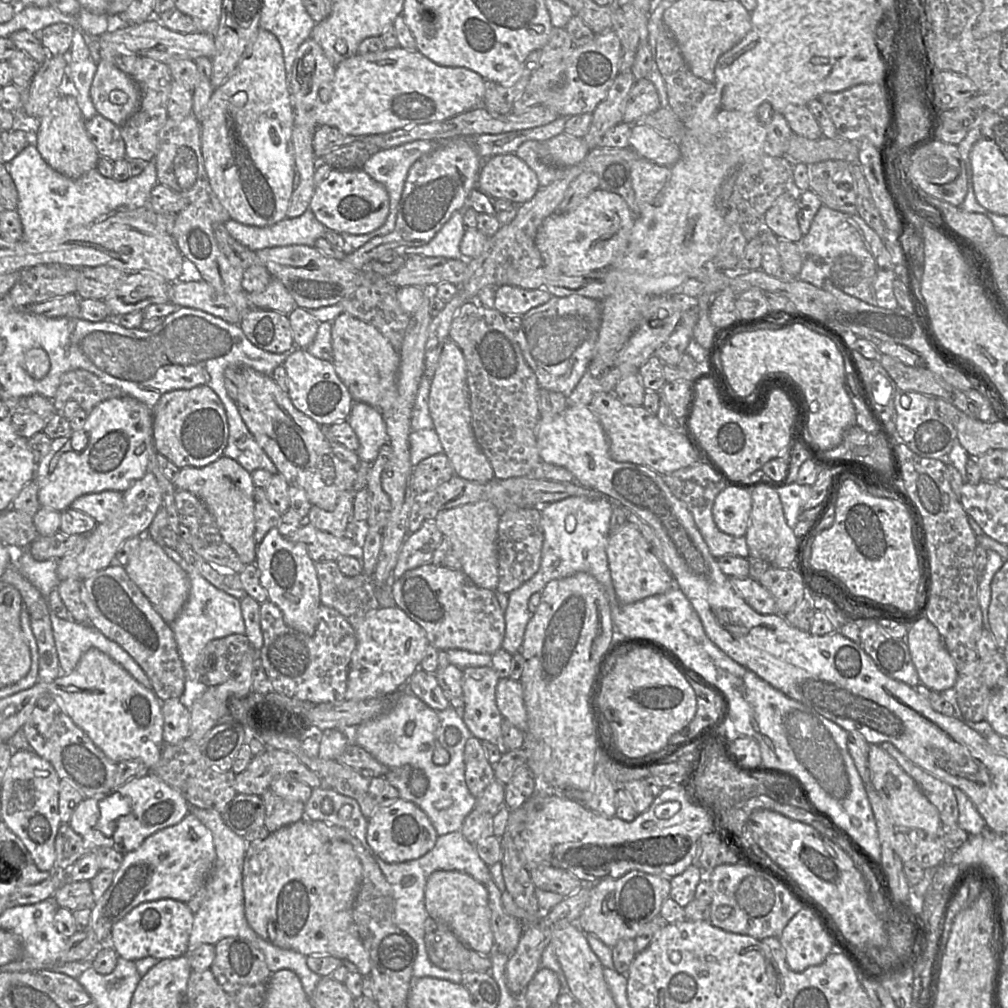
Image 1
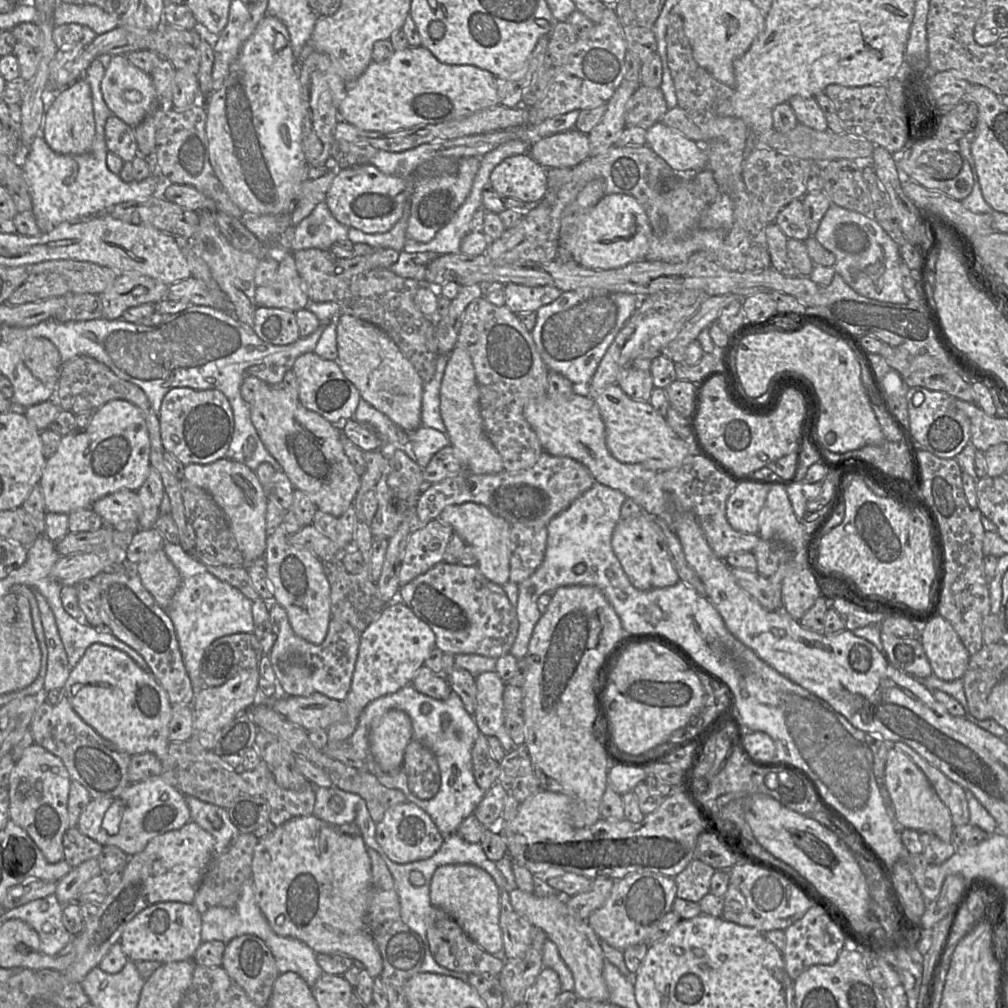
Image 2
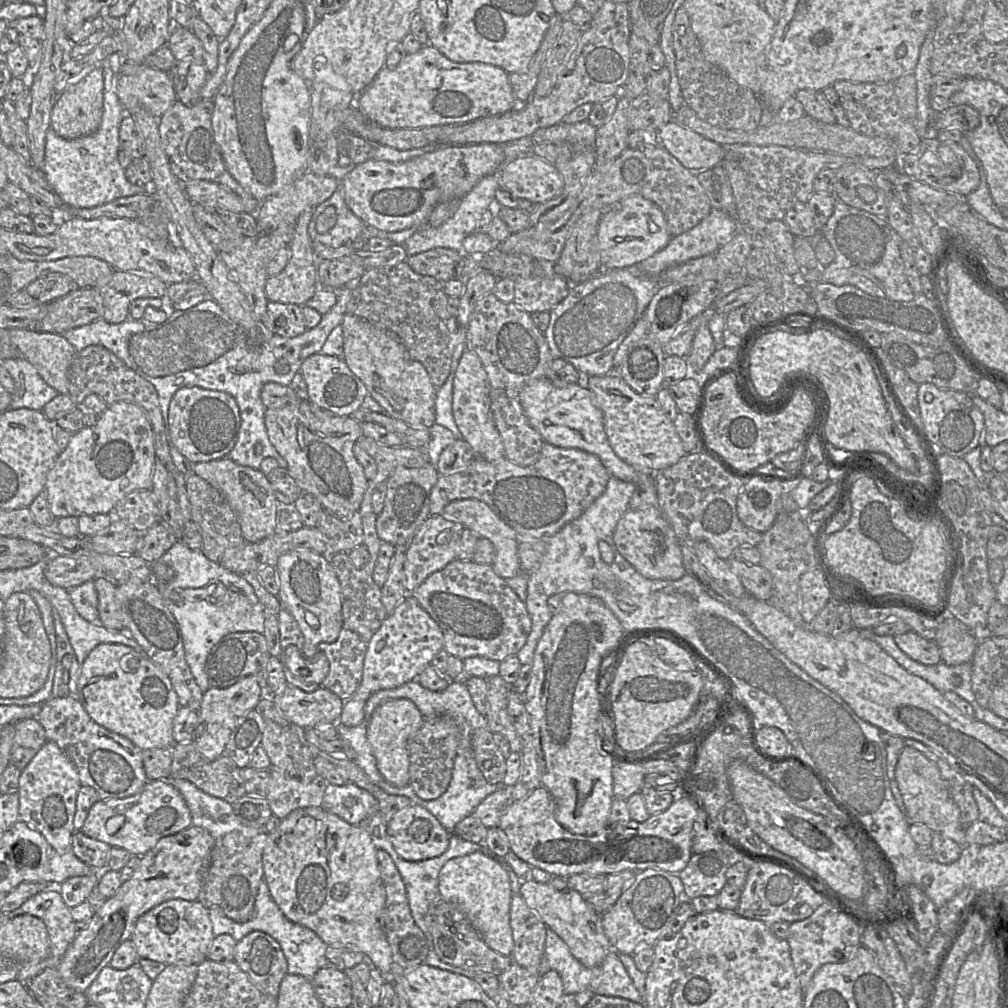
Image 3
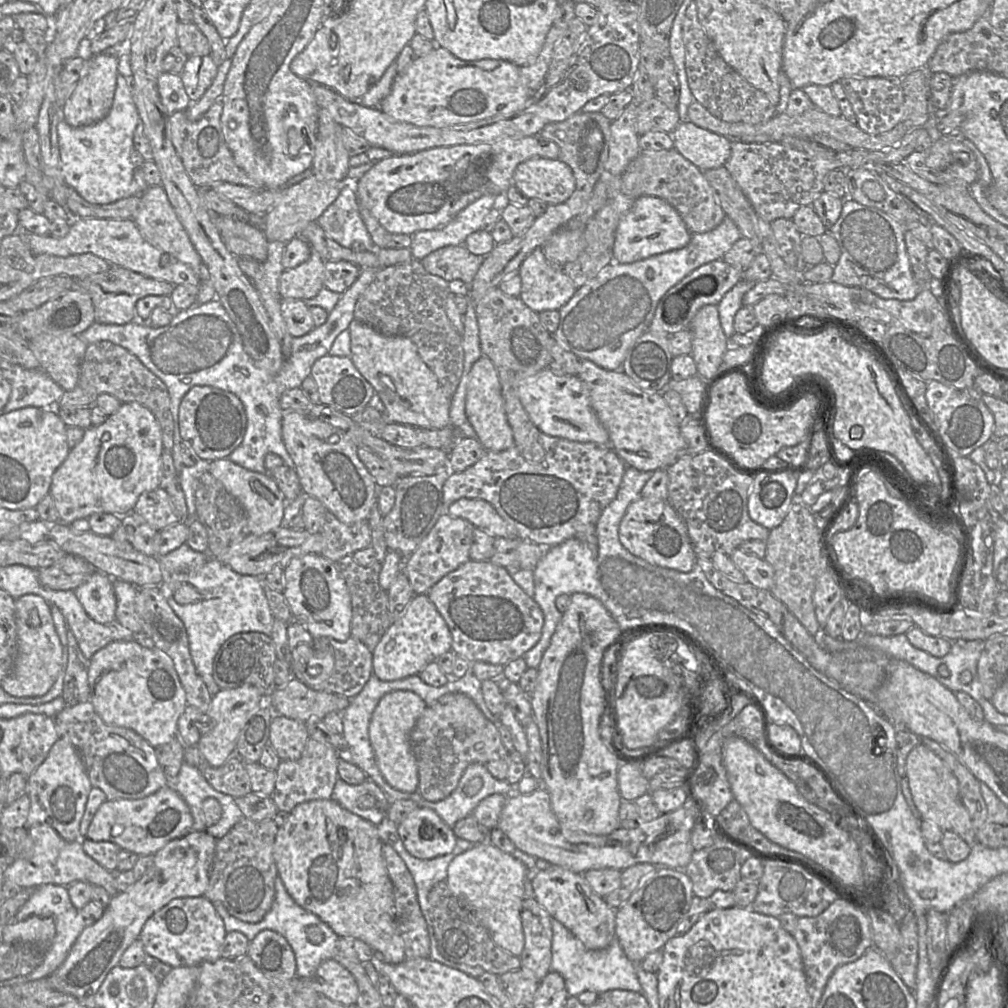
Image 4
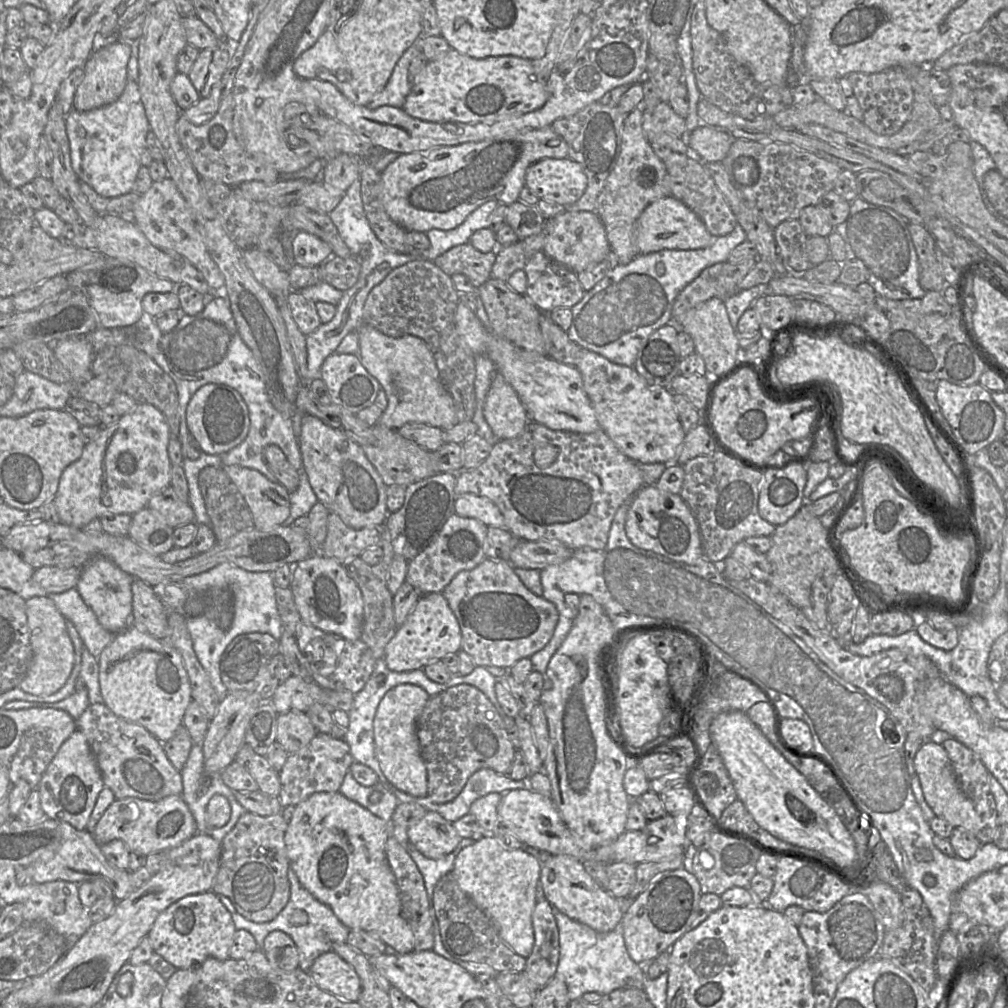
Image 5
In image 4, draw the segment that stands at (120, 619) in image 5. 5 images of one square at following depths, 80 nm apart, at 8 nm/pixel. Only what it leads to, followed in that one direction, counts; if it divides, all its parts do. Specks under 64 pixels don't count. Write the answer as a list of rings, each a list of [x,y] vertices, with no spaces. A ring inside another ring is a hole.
[[[95,571],[74,590],[87,614],[98,623],[111,624],[115,622],[117,598],[113,580],[110,576]]]

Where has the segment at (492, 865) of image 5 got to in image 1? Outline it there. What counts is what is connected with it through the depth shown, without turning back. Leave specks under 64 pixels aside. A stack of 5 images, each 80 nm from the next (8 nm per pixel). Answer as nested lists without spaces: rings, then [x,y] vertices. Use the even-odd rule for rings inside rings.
[[[437,870],[427,880],[425,907],[429,917],[449,926],[464,945],[483,956],[490,956],[495,951],[488,900],[486,887],[463,872]]]

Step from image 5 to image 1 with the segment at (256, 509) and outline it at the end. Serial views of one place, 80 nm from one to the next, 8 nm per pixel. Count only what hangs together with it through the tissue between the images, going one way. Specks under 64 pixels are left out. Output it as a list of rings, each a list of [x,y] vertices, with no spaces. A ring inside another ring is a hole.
[[[221,456],[216,461],[204,467],[185,467],[180,470],[173,481],[176,490],[186,490],[199,497],[213,516],[223,540],[237,553],[243,564],[254,563],[256,559],[257,543],[254,539],[254,490],[251,473],[245,470],[235,460]]]

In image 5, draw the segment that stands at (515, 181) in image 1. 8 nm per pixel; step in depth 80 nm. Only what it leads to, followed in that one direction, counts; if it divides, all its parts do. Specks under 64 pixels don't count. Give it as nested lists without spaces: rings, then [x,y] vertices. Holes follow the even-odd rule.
[[[545,158],[528,167],[525,187],[541,200],[569,206],[583,195],[587,177],[581,165],[569,158]]]

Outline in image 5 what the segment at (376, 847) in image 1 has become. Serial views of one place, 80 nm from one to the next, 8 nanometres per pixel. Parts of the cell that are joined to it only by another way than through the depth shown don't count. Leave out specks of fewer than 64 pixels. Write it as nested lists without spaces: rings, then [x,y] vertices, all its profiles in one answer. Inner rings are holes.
[[[427,811],[407,829],[410,843],[428,858],[442,858],[452,853],[462,837],[448,821],[435,811]]]

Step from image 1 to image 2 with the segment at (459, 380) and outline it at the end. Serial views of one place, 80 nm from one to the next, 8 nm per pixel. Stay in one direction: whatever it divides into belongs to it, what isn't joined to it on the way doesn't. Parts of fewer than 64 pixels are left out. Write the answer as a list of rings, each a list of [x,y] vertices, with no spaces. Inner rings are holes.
[[[458,343],[448,354],[440,387],[440,414],[450,444],[463,468],[474,474],[497,474],[503,471],[502,458],[484,432],[479,409],[479,387],[469,353]]]

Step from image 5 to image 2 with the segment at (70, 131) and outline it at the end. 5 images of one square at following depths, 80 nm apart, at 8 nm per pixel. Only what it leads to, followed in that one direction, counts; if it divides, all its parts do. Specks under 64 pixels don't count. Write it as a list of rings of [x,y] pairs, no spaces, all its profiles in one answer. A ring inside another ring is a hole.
[[[95,59],[87,68],[83,78],[91,87],[95,135],[89,152],[80,155],[59,154],[46,143],[43,136],[37,136],[27,151],[21,166],[32,201],[32,213],[41,233],[48,233],[62,222],[89,221],[102,216],[112,206],[127,201],[142,201],[160,193],[165,180],[149,175],[142,181],[124,182],[118,174],[111,172],[106,164],[108,149],[105,142],[105,122],[112,115],[103,100],[100,83],[105,67]]]

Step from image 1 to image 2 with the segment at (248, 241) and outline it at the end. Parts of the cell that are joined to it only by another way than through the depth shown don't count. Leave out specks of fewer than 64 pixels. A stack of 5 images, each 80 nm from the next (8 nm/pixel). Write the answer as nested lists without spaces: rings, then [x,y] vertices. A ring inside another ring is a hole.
[[[325,201],[318,203],[311,214],[298,224],[290,225],[286,228],[289,223],[289,216],[290,213],[284,213],[283,215],[276,216],[257,216],[245,213],[241,216],[240,221],[263,245],[267,247],[267,249],[294,252],[302,249],[315,248],[328,251],[331,246],[337,244],[339,241],[348,239],[348,232],[350,228],[335,219],[329,211]]]

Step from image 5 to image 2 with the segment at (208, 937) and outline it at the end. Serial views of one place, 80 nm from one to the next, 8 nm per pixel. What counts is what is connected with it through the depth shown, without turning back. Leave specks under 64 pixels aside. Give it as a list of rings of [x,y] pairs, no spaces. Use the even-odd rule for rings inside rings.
[[[165,901],[148,906],[124,927],[119,940],[128,960],[160,963],[192,960],[201,945],[202,914],[192,903]]]

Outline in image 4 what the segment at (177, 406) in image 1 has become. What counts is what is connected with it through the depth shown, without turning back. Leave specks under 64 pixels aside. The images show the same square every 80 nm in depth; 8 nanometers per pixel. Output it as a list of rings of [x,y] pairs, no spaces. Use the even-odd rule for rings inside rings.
[[[194,386],[183,397],[178,410],[178,429],[200,459],[227,458],[243,441],[247,424],[240,399],[231,392],[211,386]]]

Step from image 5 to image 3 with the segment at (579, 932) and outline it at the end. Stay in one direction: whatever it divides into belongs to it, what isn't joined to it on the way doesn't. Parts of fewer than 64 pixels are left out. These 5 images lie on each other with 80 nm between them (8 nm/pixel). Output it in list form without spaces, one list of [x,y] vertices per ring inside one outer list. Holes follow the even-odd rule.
[[[547,927],[544,955],[547,959],[549,968],[560,974],[565,994],[577,994],[585,990],[590,990],[594,994],[621,997],[644,1004],[644,998],[634,985],[633,980],[620,960],[619,952],[613,948],[599,966],[586,967],[573,956],[562,938]]]

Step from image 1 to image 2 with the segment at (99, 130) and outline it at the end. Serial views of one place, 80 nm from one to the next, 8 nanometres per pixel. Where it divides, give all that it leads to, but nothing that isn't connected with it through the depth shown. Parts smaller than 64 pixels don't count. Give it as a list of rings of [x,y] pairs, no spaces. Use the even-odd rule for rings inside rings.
[[[111,115],[105,122],[105,142],[109,152],[124,162],[131,162],[138,155],[134,127]]]

